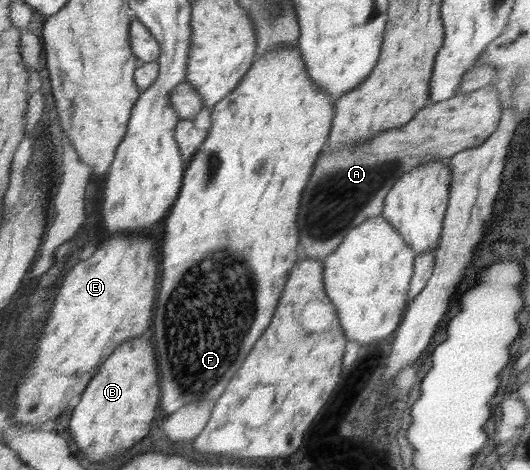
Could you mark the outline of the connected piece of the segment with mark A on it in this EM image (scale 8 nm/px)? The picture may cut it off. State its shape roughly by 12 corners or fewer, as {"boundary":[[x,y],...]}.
{"boundary":[[487,85],[359,147],[325,148],[299,203],[305,258],[382,215],[411,169],[485,143]]}

